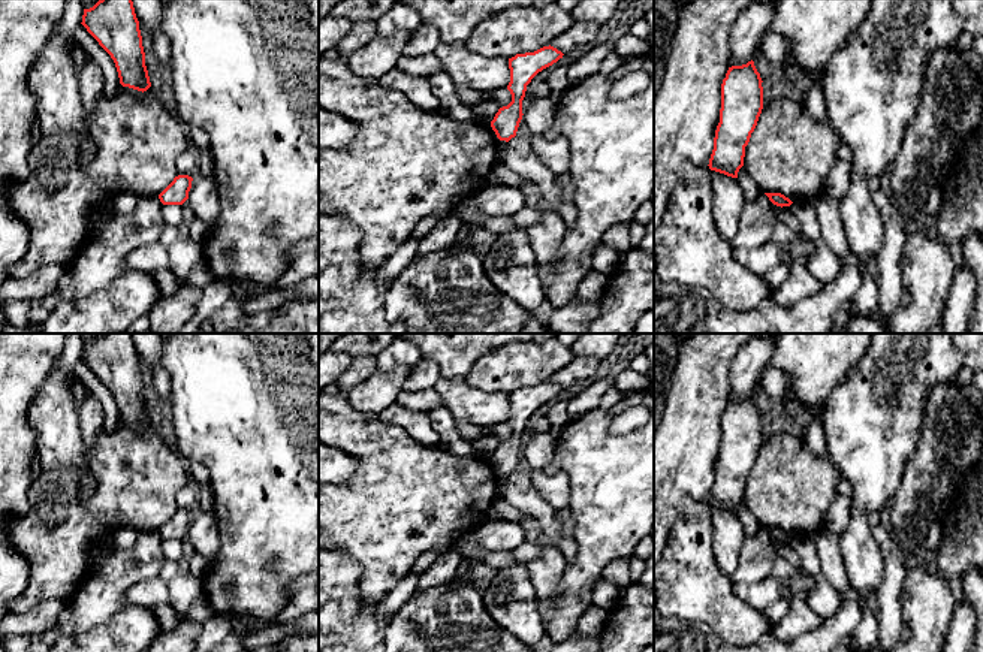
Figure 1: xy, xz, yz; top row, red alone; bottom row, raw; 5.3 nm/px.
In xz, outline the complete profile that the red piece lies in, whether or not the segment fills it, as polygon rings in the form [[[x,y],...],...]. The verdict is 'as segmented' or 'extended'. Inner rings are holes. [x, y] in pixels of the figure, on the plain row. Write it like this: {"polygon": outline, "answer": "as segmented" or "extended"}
{"polygon": [[[543,381],[534,387],[516,389],[509,393],[510,417],[507,425],[512,429],[512,437],[503,441],[491,456],[491,462],[500,476],[509,477],[516,471],[519,458],[522,455],[522,435],[525,432],[527,420],[543,404],[552,401],[563,387],[554,381]]], "answer": "as segmented"}

